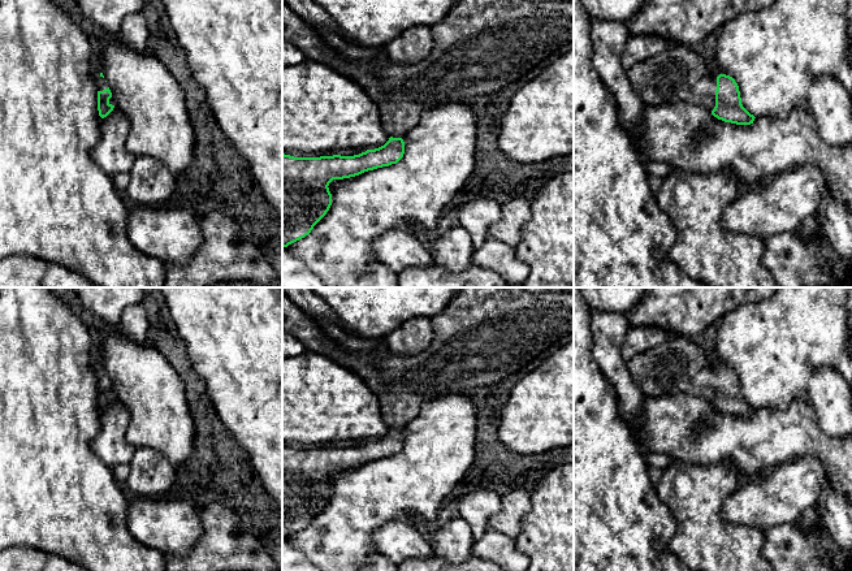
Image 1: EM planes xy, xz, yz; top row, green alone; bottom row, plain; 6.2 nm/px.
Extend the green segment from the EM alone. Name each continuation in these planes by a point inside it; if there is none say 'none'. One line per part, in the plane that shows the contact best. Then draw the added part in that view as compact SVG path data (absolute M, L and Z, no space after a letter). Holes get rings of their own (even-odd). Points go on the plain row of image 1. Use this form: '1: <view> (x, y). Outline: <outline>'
1: yz (678, 366). Outline: M682 336L635 355L627 369L646 397L686 394L710 405L715 398L717 369L702 347Z

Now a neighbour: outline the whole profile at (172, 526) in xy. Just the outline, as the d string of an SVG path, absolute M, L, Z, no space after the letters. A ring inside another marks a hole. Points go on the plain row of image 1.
M138 498L129 503L126 525L143 545L186 557L202 535L199 509L181 498Z

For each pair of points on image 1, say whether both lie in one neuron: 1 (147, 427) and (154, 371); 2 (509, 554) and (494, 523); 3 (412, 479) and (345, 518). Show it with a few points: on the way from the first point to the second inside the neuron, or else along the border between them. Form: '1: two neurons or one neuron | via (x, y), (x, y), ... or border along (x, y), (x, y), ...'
1: one neuron | via (154, 412), (154, 385)
2: two neurons | border along (488, 527), (514, 539)
3: one neuron | via (396, 485), (370, 496), (362, 504)

